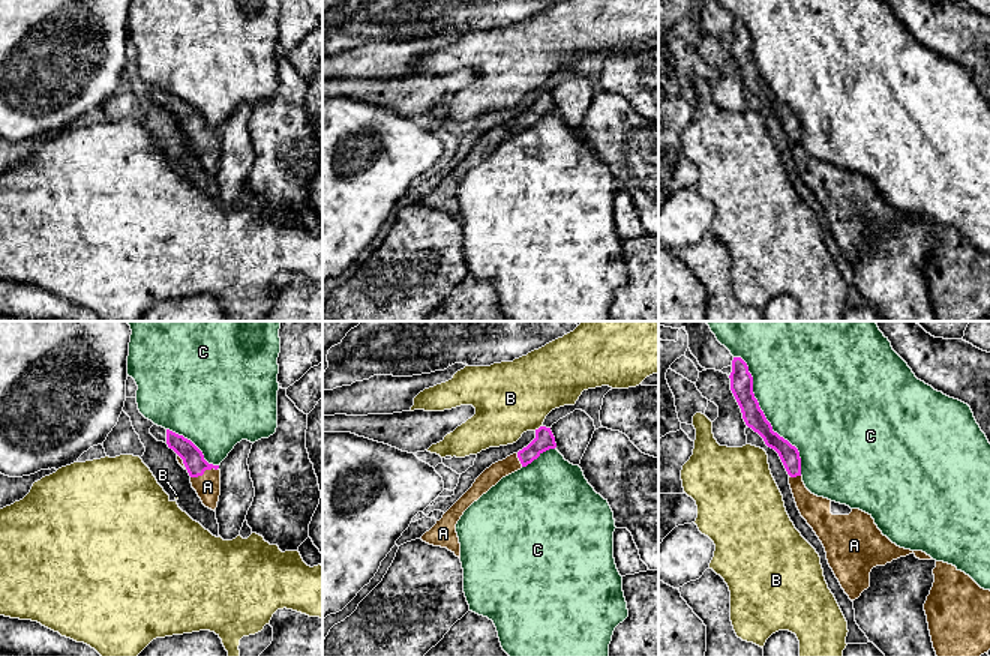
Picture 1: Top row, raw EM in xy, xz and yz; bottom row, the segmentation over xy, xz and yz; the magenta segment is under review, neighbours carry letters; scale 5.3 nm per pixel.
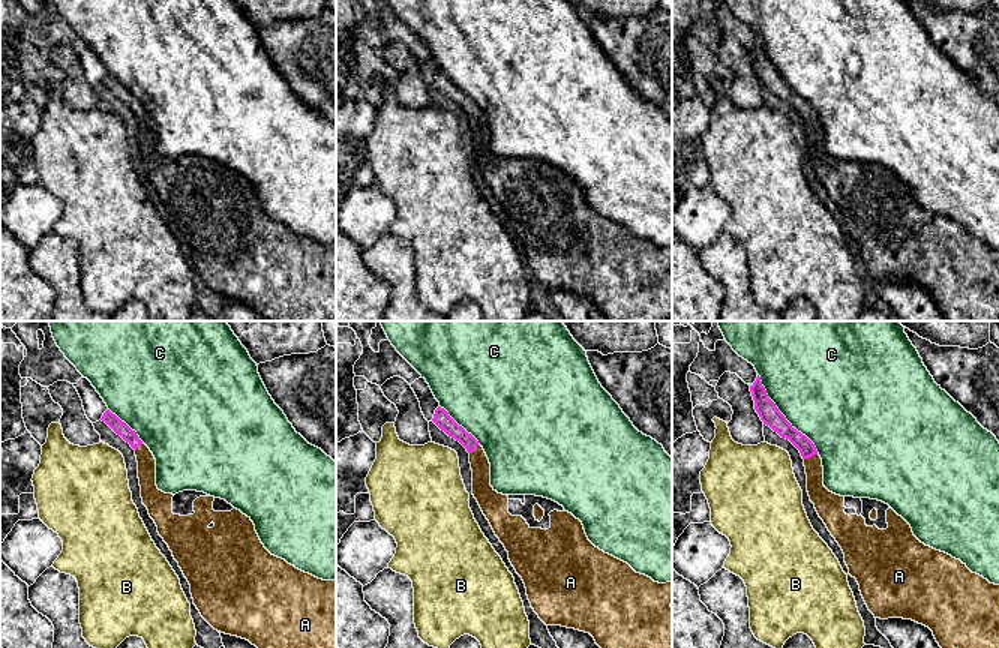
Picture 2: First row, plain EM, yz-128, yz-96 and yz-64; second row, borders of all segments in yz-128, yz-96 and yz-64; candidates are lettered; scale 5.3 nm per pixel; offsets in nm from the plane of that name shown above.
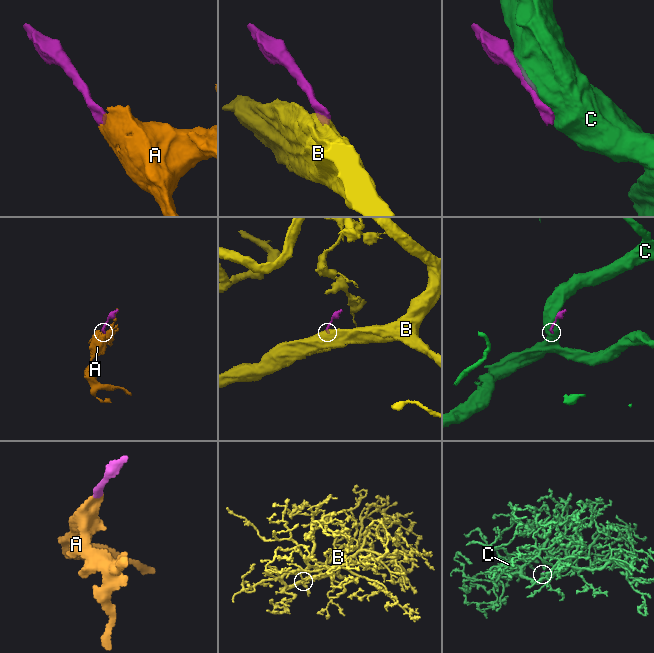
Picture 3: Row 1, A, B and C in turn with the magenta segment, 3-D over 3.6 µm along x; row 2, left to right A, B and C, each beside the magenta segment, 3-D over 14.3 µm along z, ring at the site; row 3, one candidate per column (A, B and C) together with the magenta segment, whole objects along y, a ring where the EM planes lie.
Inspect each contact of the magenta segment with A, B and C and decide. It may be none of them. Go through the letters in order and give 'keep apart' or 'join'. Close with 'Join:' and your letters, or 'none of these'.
A: join
B: keep apart
C: keep apart
Join: A

